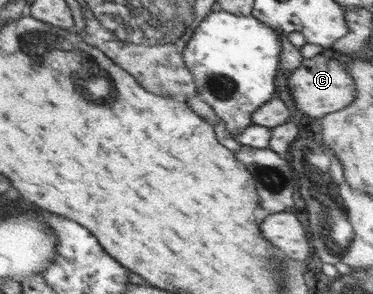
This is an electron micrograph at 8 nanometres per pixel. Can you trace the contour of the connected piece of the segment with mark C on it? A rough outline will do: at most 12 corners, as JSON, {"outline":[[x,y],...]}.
{"outline":[[319,53],[289,76],[295,106],[322,118],[355,100],[355,81]]}

